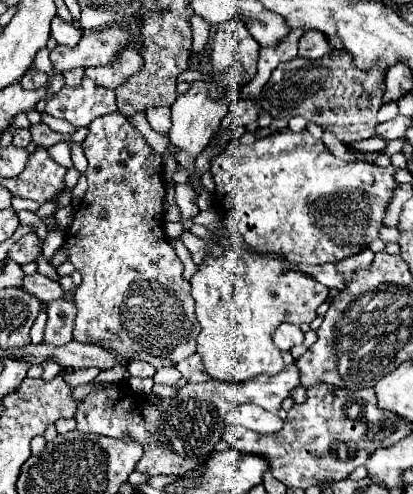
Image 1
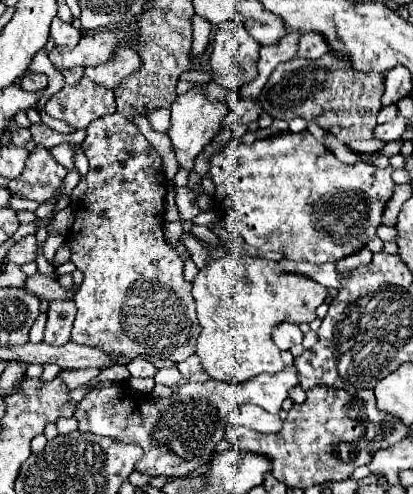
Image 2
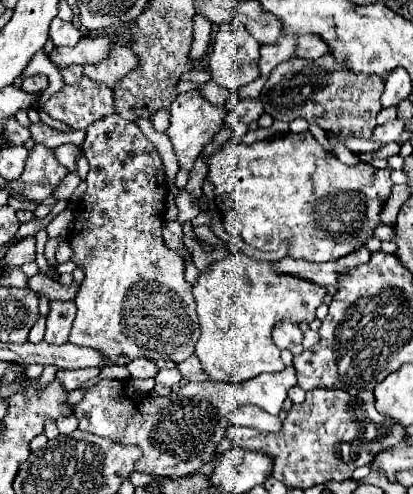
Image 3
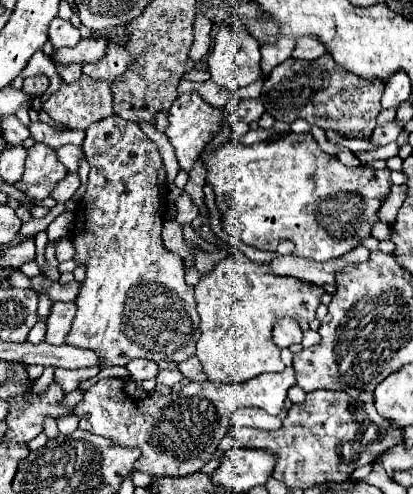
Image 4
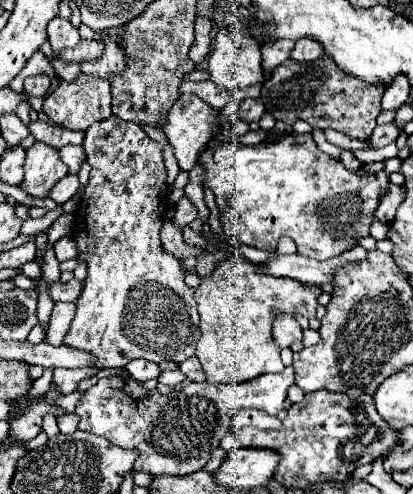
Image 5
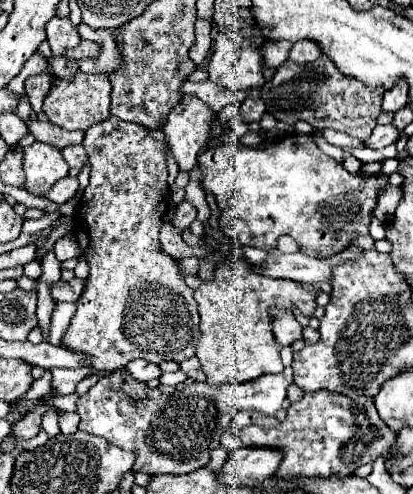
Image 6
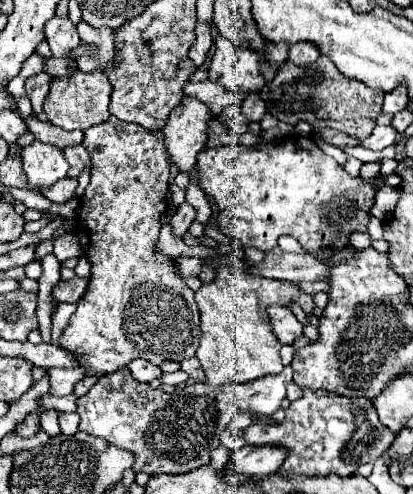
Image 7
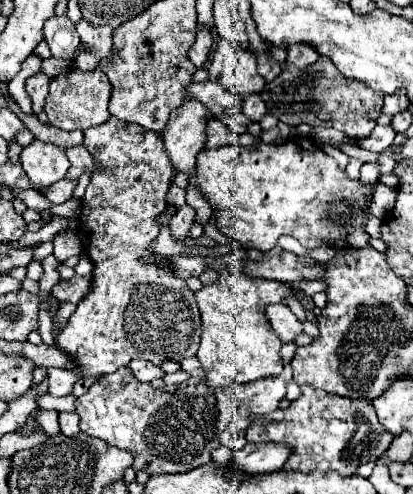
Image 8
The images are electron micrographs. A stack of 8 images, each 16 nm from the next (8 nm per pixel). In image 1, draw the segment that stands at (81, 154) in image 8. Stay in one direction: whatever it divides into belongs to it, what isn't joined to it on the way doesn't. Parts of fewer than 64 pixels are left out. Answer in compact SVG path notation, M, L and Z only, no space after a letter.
M62 142L62 144L50 146L48 152L50 152L50 156L54 156L54 160L56 160L58 164L62 164L64 168L72 168L72 166L74 166L74 164L72 164L72 150L70 150L70 144Z

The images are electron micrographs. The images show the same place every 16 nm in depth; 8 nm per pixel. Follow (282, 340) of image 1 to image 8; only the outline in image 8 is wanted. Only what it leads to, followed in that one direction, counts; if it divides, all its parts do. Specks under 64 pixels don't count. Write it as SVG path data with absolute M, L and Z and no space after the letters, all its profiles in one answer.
M284 304L266 306L266 316L268 316L274 332L278 332L278 336L282 338L282 342L292 342L294 336L298 332L302 332L302 322Z

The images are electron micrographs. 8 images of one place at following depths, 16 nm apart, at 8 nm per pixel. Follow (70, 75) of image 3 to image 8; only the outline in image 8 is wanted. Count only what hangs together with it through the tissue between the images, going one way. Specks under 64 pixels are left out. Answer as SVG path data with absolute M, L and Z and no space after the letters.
M48 58L48 60L44 60L42 62L42 74L46 74L46 76L50 76L50 78L54 78L54 76L60 76L60 74L66 74L70 68L74 66L74 62L72 64L68 64L68 62L64 62L64 60L56 60L56 58Z

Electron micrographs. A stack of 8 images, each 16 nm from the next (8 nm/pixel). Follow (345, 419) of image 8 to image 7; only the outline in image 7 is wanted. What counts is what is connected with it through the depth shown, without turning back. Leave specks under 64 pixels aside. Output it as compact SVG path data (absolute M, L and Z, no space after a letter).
M302 390L302 398L286 408L284 422L276 426L252 424L244 430L246 444L284 444L288 448L288 458L282 464L280 474L308 476L314 472L336 472L340 476L352 476L360 464L380 458L390 448L394 438L396 436L378 420L372 400L352 400L346 396L314 390Z

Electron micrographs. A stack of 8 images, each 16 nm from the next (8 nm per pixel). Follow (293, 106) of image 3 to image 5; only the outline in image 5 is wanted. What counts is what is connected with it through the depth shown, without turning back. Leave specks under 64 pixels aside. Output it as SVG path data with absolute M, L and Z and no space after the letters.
M322 56L308 64L286 60L274 68L272 78L262 86L260 98L266 106L266 112L286 124L306 120L314 128L334 128L348 136L356 136L358 140L366 140L372 134L376 118L382 110L382 94L384 88L368 86L366 82L344 74L328 56Z

